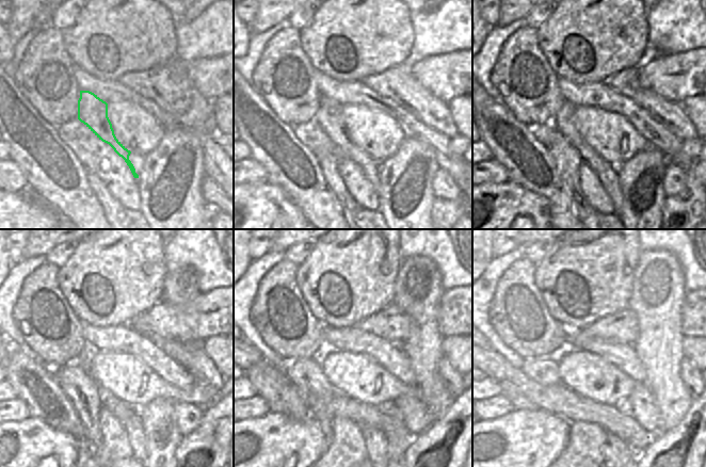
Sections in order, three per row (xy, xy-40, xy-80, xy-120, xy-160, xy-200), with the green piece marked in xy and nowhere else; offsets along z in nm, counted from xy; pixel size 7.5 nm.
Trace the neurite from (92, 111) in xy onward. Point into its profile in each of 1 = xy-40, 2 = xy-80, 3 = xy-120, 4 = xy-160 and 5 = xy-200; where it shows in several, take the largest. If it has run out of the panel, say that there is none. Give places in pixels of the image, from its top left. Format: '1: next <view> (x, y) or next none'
1: next xy-40 (330, 117)
2: next xy-80 (564, 121)
3: next xy-120 (129, 416)
4: next xy-160 (375, 441)
5: next xy-200 (613, 446)

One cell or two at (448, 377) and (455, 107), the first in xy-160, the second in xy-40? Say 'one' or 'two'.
two

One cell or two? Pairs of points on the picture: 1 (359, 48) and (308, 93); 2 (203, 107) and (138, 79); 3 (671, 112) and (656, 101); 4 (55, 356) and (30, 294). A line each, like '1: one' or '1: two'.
1: two
2: one
3: one
4: one

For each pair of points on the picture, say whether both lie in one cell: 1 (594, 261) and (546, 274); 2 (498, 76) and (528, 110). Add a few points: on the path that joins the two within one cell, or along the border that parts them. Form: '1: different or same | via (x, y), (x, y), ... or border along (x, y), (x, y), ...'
1: same | via (582, 268), (563, 268), (558, 272)
2: same | via (503, 84), (519, 101)

